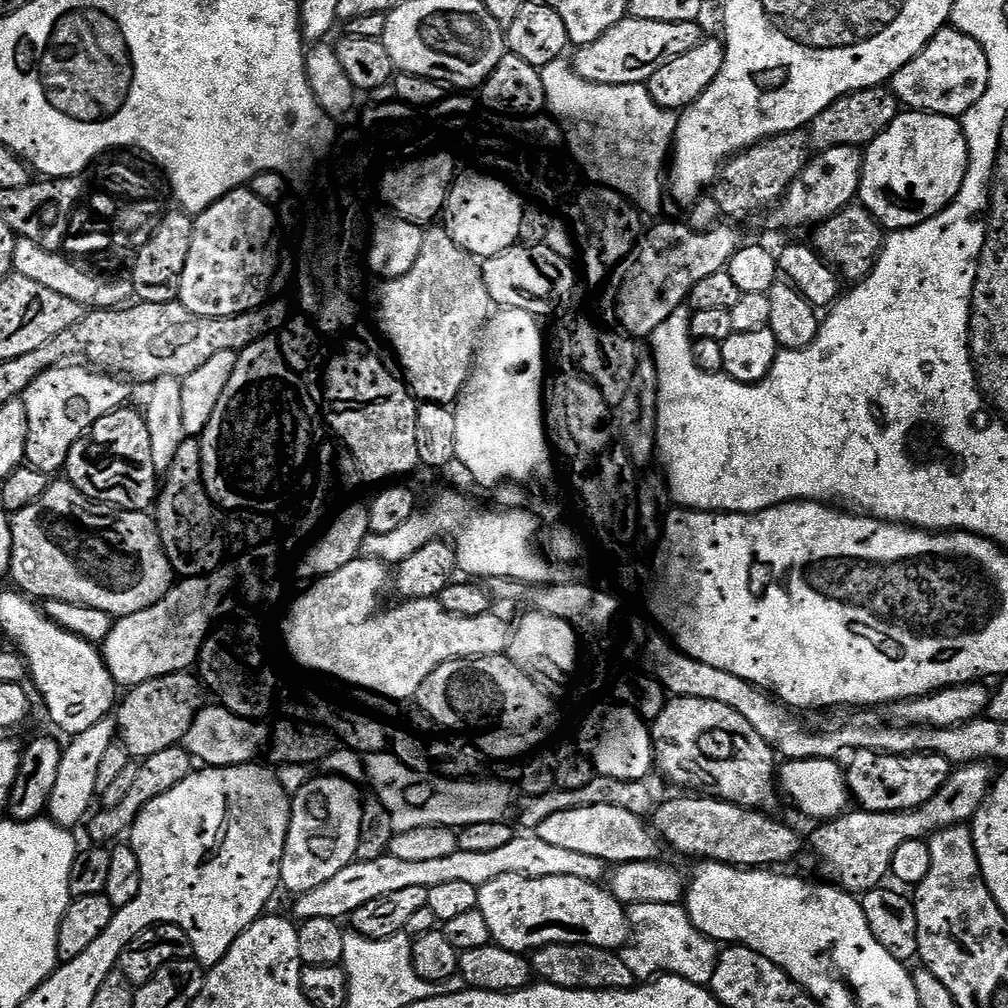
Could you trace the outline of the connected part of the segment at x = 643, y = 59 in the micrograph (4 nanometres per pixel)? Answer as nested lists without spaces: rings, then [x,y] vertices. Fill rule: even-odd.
[[[629,15],[619,20],[602,38],[594,38],[594,42],[579,45],[575,49],[574,67],[587,80],[599,84],[643,84],[651,80],[652,75],[666,62],[678,58],[678,54],[686,54],[686,50],[694,50],[694,46],[706,39],[706,32],[695,20],[690,22],[658,22]]]

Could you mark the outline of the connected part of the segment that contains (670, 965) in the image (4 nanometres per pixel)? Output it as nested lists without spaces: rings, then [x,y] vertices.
[[[683,903],[634,904],[627,909],[627,914],[634,939],[622,955],[635,976],[655,978],[671,974],[685,976],[695,984],[711,985],[718,961],[717,945],[696,929]]]

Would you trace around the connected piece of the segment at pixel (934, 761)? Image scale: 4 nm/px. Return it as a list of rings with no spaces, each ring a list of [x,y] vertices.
[[[861,752],[852,765],[847,765],[848,788],[853,801],[856,800],[865,812],[913,812],[937,796],[951,779],[954,765],[946,758],[931,754],[915,756],[886,756],[883,752]]]

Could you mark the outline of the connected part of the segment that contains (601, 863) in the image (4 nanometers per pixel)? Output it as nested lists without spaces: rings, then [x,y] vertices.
[[[518,834],[508,846],[499,850],[489,850],[487,854],[470,854],[457,850],[450,854],[450,858],[434,858],[431,862],[405,862],[403,858],[394,858],[390,854],[384,855],[374,861],[360,861],[348,864],[330,882],[324,882],[310,892],[303,892],[295,897],[296,905],[293,906],[291,915],[297,921],[303,922],[310,918],[330,918],[331,920],[343,921],[351,917],[366,902],[374,902],[386,898],[386,894],[398,894],[398,890],[410,890],[413,886],[423,888],[433,888],[442,886],[442,882],[470,882],[470,886],[480,888],[486,882],[500,880],[504,876],[527,876],[531,879],[538,878],[582,878],[593,882],[603,881],[603,876],[607,877],[610,872],[608,861],[602,858],[594,858],[588,854],[578,854],[576,850],[562,850],[558,846],[550,846],[550,842],[542,842],[542,838],[535,834]]]

